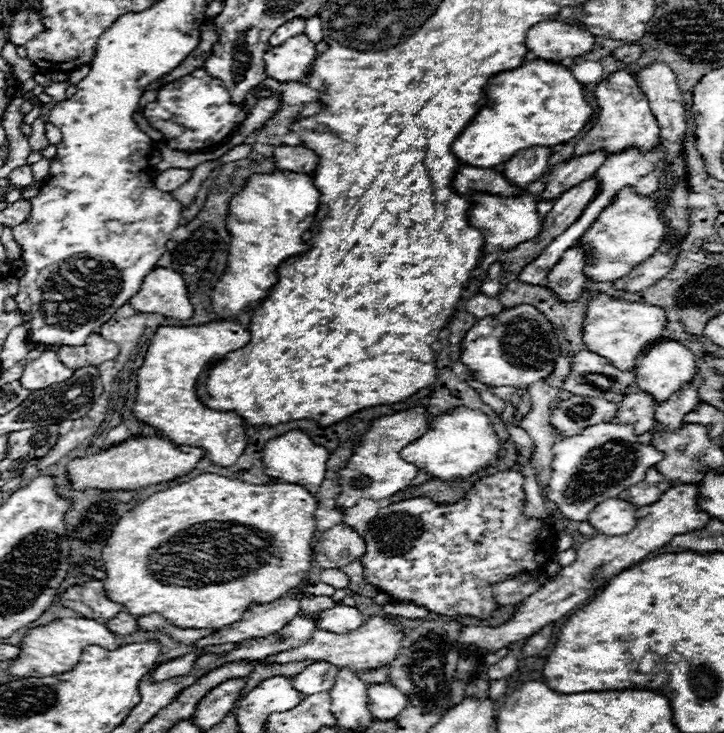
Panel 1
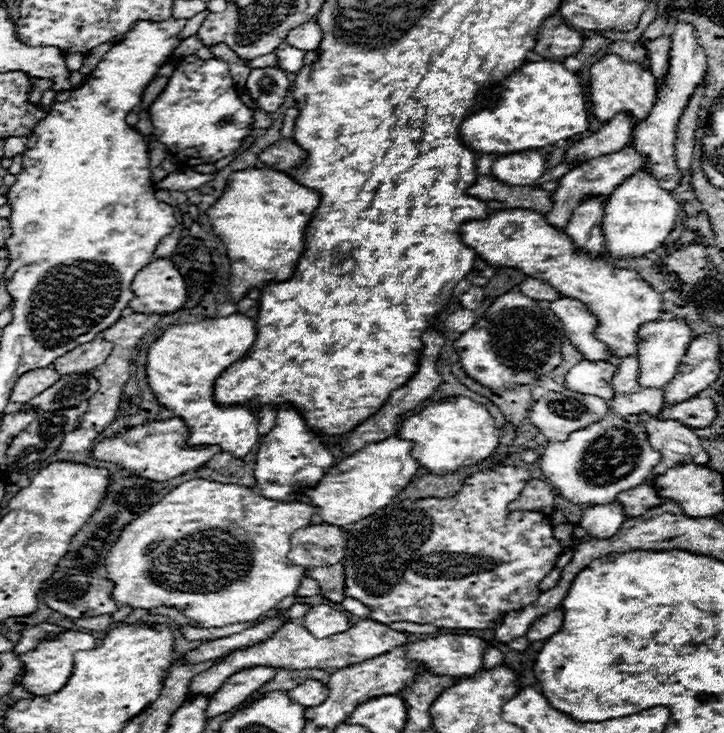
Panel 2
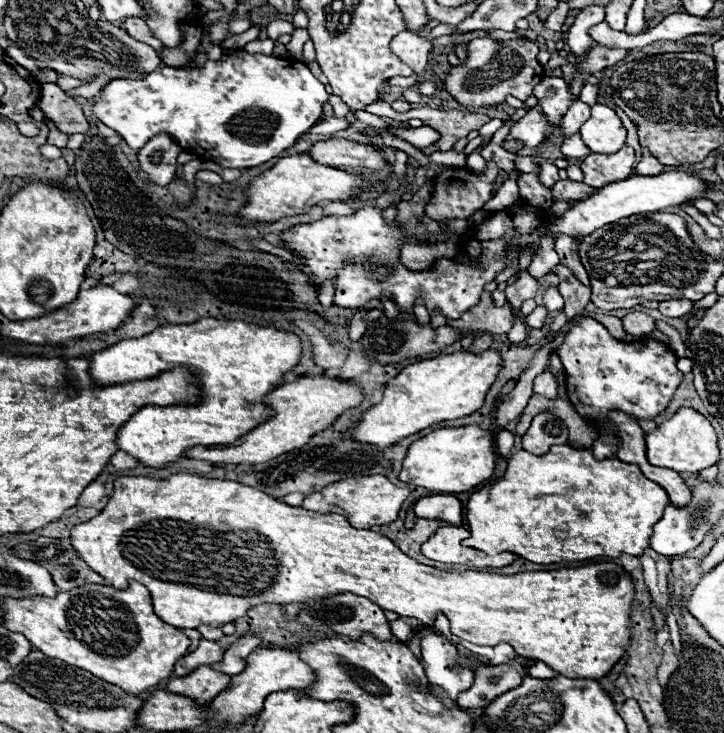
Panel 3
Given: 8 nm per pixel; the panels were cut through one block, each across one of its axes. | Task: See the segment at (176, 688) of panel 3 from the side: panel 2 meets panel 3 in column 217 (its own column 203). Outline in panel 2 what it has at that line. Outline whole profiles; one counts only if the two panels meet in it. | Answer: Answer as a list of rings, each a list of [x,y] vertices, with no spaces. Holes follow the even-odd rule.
[[[360,620],[358,624],[354,624],[352,628],[348,628],[342,634],[334,634],[330,638],[314,638],[310,636],[310,632],[294,622],[286,622],[278,634],[274,634],[270,640],[266,640],[266,644],[256,644],[254,648],[244,648],[242,652],[230,652],[230,656],[224,656],[218,664],[214,664],[212,668],[200,672],[198,676],[194,676],[190,680],[188,686],[188,696],[212,696],[214,692],[218,692],[218,688],[226,682],[226,678],[230,678],[234,672],[244,670],[244,668],[254,668],[254,666],[270,666],[270,668],[284,668],[284,670],[308,670],[308,668],[318,668],[318,670],[326,670],[326,668],[346,668],[350,664],[374,658],[378,654],[384,654],[396,646],[406,644],[408,638],[402,632],[396,632],[380,622],[374,620]]]

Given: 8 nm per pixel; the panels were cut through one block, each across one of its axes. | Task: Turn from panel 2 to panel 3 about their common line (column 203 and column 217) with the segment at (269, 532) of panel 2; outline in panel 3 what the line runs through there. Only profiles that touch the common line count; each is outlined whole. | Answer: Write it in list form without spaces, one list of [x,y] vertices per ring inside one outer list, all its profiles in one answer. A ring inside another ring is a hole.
[[[174,474],[166,480],[158,480],[158,478],[150,478],[150,476],[120,476],[114,482],[114,494],[108,500],[106,508],[100,512],[100,516],[96,516],[84,524],[74,526],[70,540],[72,540],[72,546],[78,550],[80,558],[94,572],[104,576],[110,586],[114,586],[118,590],[126,590],[128,580],[138,580],[140,584],[144,584],[152,594],[152,604],[154,604],[156,616],[160,616],[166,624],[172,624],[176,628],[198,628],[200,624],[218,628],[222,624],[228,624],[228,622],[242,618],[252,606],[262,604],[262,602],[270,602],[270,604],[322,602],[328,596],[334,596],[340,592],[352,592],[356,596],[364,596],[364,598],[372,600],[382,610],[390,610],[390,612],[396,612],[396,614],[408,616],[408,618],[418,618],[426,626],[434,626],[438,612],[442,612],[450,620],[452,634],[460,636],[462,640],[468,640],[468,642],[480,644],[480,646],[496,646],[500,642],[506,642],[516,650],[516,654],[532,658],[532,660],[542,660],[544,664],[550,664],[550,668],[554,668],[556,672],[560,672],[566,678],[598,680],[598,678],[606,676],[612,670],[612,666],[622,658],[622,654],[626,652],[626,648],[630,644],[630,604],[634,598],[634,584],[632,584],[630,572],[626,572],[618,564],[604,562],[604,564],[590,564],[590,566],[582,566],[582,568],[564,568],[564,570],[552,570],[552,572],[520,572],[520,574],[512,574],[512,576],[474,572],[474,570],[442,572],[438,568],[424,566],[424,564],[416,562],[414,558],[406,556],[398,546],[392,544],[392,540],[388,540],[386,536],[378,534],[378,532],[352,528],[350,522],[340,514],[320,514],[320,512],[288,506],[286,502],[280,502],[280,500],[276,500],[276,498],[272,498],[260,490],[254,490],[250,486],[244,486],[244,484],[232,482],[232,480],[198,478],[192,474]]]

